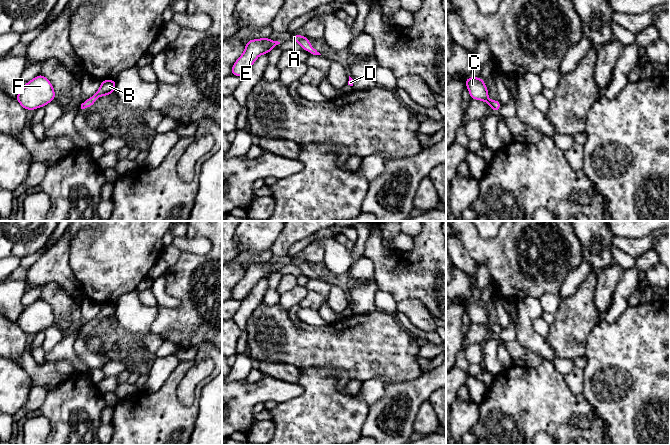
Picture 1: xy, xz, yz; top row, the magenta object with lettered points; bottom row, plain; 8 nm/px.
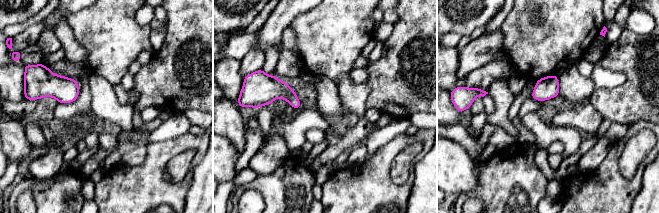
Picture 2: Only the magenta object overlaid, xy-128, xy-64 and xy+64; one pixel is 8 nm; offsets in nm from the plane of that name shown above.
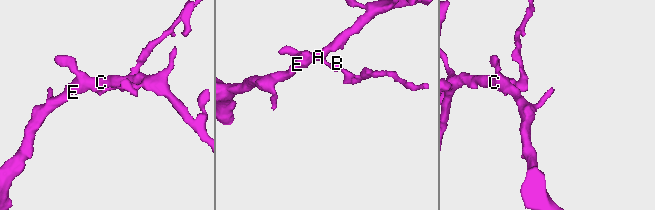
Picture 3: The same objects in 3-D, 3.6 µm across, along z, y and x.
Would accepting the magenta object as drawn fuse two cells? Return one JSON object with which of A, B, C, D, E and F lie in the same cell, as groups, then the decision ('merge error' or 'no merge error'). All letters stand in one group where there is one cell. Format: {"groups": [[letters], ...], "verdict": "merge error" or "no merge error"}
{"groups": [["A", "B", "C", "D", "E", "F"]], "verdict": "no merge error"}

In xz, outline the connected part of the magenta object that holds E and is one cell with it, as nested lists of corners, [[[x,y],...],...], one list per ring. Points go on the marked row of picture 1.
[[[269,38],[247,41],[243,54],[232,66],[231,75],[241,77],[252,67],[260,55],[268,54],[278,44],[280,42],[270,40]]]

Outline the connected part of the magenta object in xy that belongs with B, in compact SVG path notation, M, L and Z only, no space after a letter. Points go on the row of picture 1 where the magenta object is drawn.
M102 80L98 91L81 104L81 109L90 108L100 96L110 95L115 91L116 80Z

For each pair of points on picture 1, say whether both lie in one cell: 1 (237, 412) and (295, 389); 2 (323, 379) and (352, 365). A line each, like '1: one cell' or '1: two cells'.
1: one cell
2: two cells

